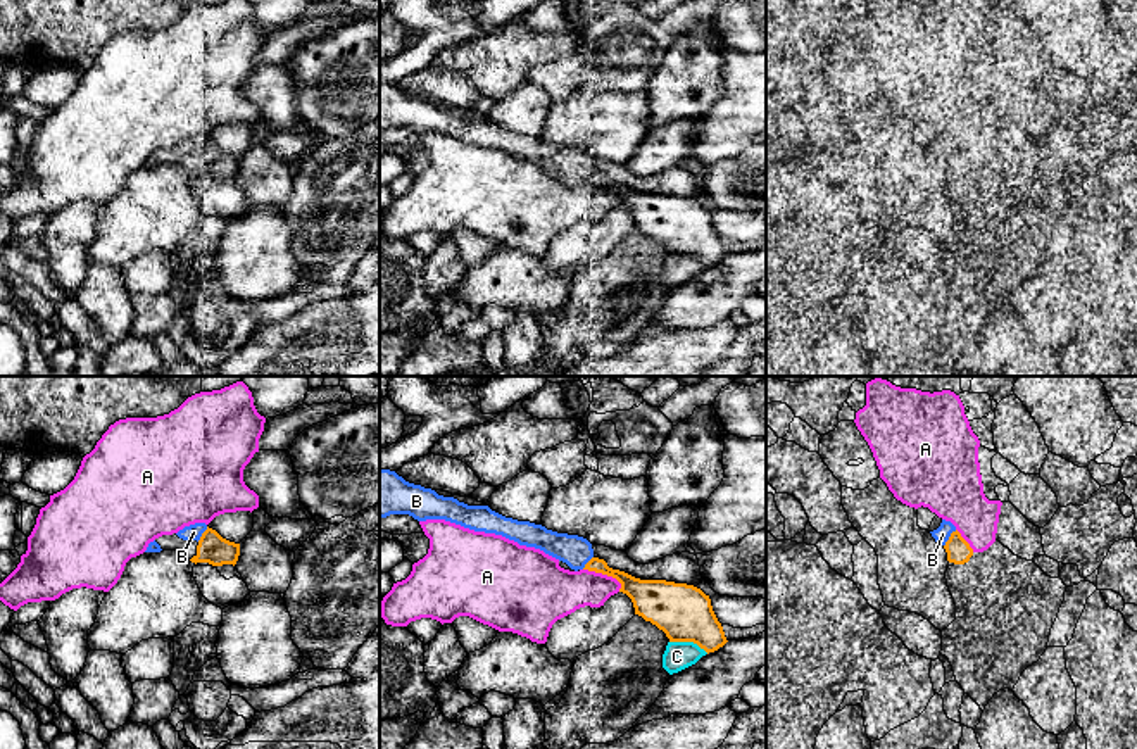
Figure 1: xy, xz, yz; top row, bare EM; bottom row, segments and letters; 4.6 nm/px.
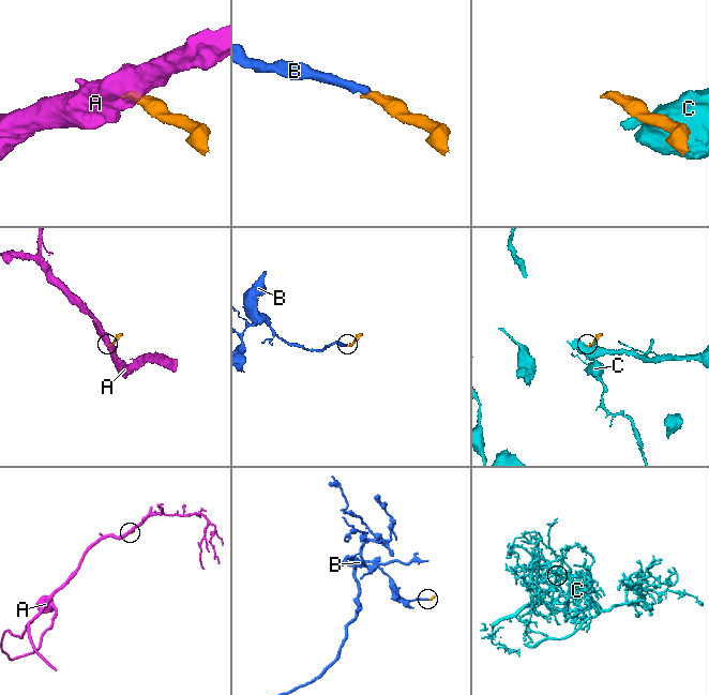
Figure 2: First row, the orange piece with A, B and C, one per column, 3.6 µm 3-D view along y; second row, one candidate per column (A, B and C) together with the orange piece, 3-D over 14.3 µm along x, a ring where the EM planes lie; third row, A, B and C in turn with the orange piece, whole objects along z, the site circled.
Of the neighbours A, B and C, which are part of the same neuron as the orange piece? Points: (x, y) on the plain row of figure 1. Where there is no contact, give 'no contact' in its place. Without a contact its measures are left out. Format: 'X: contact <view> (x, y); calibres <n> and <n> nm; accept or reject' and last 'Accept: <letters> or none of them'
A: contact xz (606, 187); calibres 190 and 240 nm; reject
B: contact yz (949, 151); calibres 110 and 70 nm; accept
C: contact xz (689, 254); calibres 260 and 130 nm; reject
Accept: B

